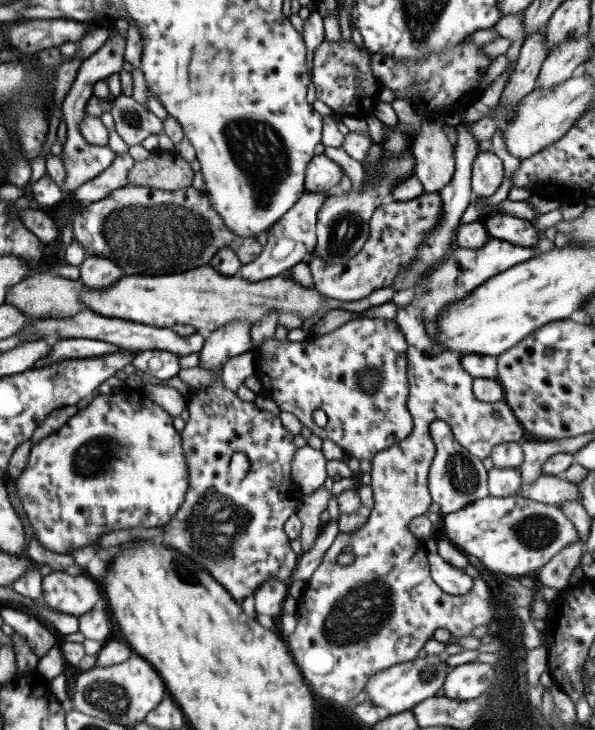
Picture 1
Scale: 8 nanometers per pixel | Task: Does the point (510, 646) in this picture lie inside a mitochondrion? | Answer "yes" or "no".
yes

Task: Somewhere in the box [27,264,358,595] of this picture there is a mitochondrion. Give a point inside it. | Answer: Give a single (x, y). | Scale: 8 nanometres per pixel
(214, 524)

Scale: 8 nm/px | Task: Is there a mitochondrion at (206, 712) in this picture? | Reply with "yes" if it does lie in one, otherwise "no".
no

